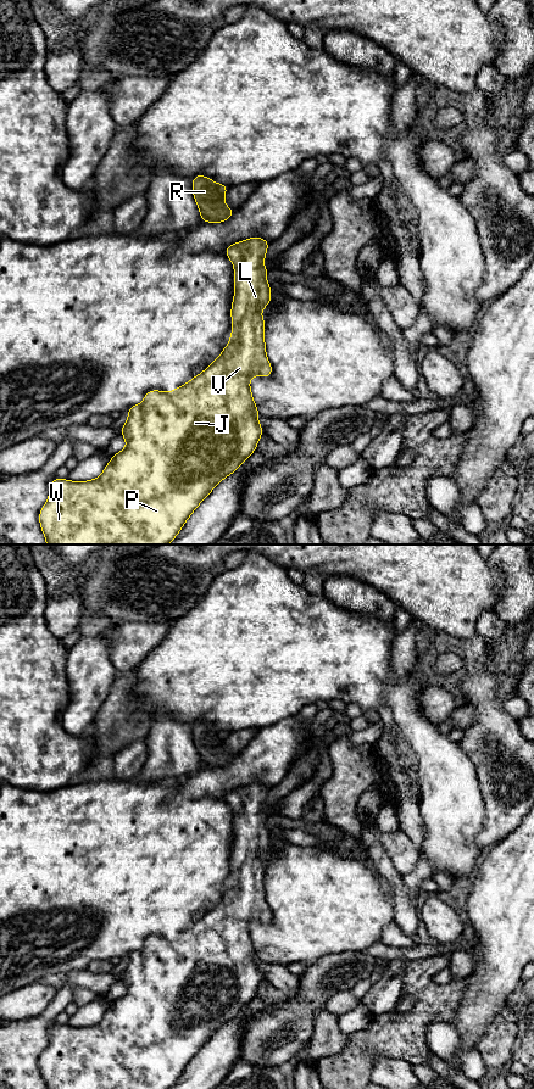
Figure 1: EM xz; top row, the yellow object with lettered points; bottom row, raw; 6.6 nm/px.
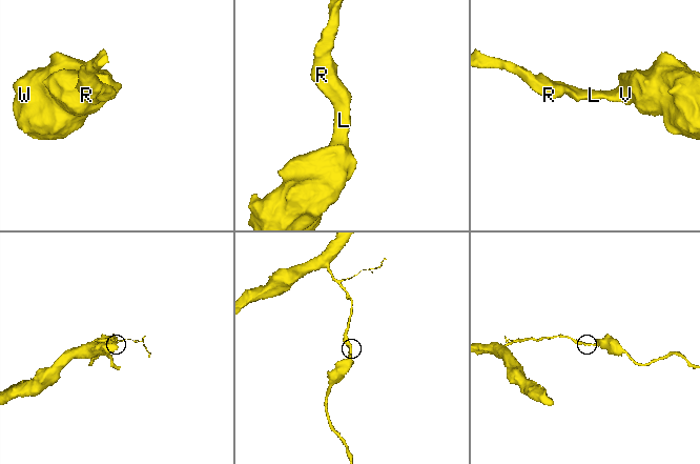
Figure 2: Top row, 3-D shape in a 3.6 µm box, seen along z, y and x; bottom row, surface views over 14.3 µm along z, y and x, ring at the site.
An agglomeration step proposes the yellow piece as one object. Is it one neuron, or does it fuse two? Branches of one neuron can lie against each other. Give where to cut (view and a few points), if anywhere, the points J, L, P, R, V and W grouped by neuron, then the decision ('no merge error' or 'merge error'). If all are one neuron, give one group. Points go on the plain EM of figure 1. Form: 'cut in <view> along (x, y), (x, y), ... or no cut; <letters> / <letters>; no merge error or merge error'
no cut; J L P R V W; no merge error

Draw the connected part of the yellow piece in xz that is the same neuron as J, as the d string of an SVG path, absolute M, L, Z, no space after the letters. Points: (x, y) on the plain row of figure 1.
M252 782L224 795L234 812L230 854L234 872L221 901L189 928L171 938L150 936L140 950L128 954L128 966L119 978L127 992L112 1001L99 1023L89 1027L51 1026L49 1045L39 1057L46 1089L169 1089L216 1031L237 1017L256 996L263 974L257 967L261 960L250 936L250 923L269 923L273 918L266 901L265 864L260 860L272 847L271 831L266 826L268 815L263 811L268 791L268 786Z

